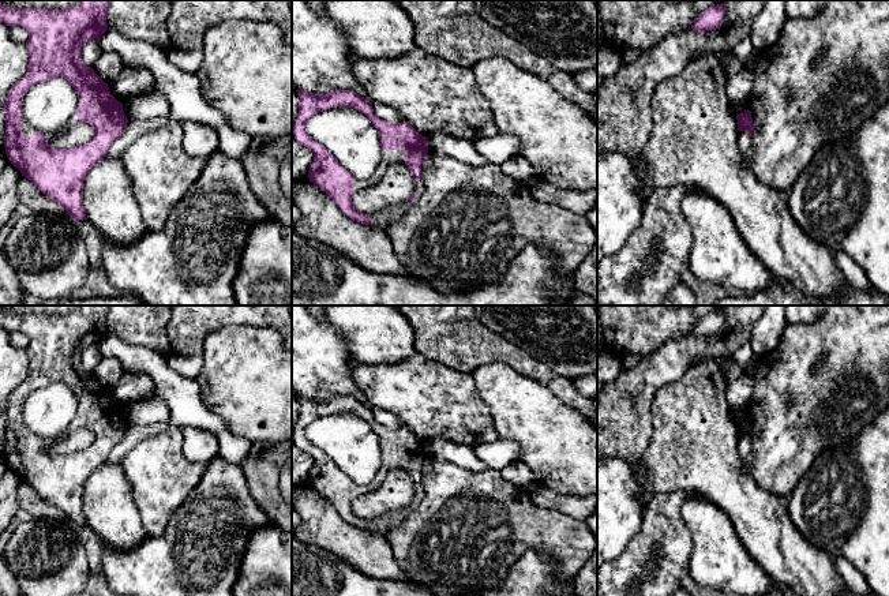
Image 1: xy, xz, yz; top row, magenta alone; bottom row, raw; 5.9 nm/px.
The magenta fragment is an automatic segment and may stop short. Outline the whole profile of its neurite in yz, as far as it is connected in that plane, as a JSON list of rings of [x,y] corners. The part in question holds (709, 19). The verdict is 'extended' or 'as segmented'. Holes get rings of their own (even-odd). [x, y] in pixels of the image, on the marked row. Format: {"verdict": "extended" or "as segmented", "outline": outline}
{"verdict": "as segmented", "outline": [[[717,4],[702,11],[691,25],[695,33],[706,33],[717,29],[725,15],[725,4]]]}

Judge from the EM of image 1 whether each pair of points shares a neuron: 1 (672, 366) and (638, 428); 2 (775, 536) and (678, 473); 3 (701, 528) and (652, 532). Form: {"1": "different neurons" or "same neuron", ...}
{"1": "same neuron", "2": "same neuron", "3": "different neurons"}

